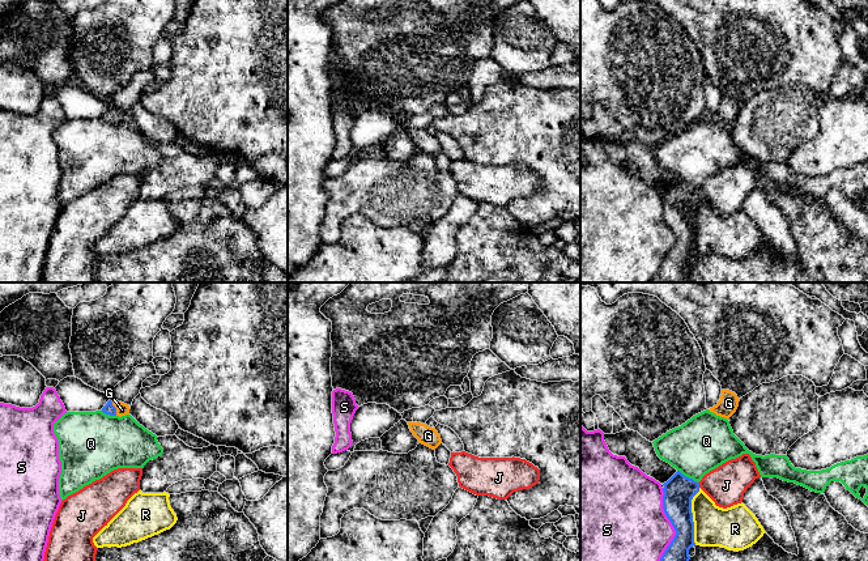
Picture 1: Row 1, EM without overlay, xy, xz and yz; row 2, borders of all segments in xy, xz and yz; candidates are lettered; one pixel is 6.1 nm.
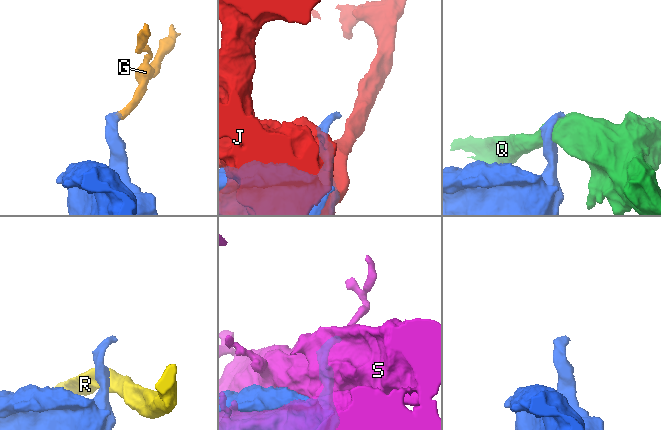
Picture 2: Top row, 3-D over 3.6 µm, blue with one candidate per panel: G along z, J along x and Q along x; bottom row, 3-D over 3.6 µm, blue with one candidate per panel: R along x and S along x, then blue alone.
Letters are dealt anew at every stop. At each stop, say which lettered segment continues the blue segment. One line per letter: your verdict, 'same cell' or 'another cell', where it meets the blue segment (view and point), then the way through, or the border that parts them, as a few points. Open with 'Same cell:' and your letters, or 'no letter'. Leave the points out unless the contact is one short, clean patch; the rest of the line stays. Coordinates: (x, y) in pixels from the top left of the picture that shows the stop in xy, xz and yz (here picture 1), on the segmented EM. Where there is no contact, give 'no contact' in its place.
Same cell: G
G: same cell | xy (114, 407) | across xy (109, 408), (114, 407), (122, 409)
J: another cell | yz (698, 485)
Q: another cell | yz (688, 477)
R: another cell | yz (692, 517)
S: another cell | yz (672, 525)

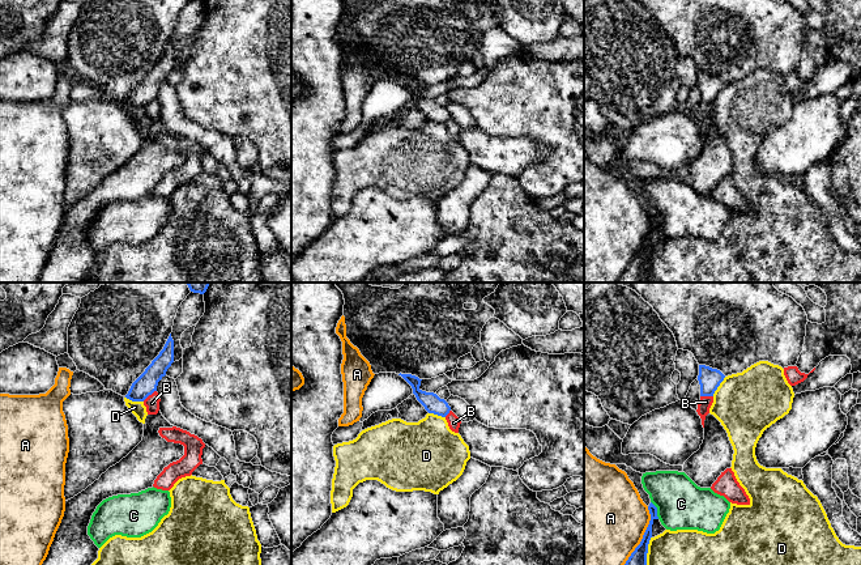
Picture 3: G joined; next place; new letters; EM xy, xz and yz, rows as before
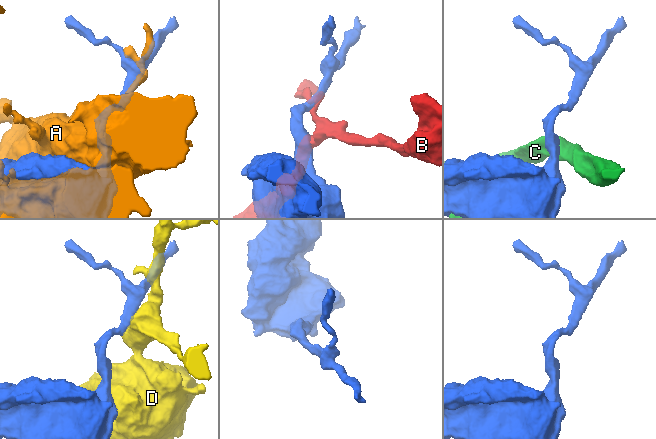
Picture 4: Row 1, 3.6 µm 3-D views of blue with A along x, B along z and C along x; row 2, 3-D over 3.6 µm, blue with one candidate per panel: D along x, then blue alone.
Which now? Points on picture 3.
Same cell: no letter
A: another cell | yz (643, 535)
B: another cell | xy (149, 394) | along xy (156, 390), (143, 400)
C: another cell | yz (656, 510)
D: another cell | yz (647, 551)

